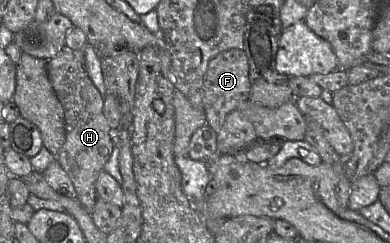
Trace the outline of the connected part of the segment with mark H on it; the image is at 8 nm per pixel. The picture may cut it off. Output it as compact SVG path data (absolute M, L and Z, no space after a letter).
M63 49L47 60L46 67L64 111L65 142L56 157L74 185L77 201L91 211L97 201L96 180L112 154L115 131L111 130L103 113L104 97L95 87L75 51Z

